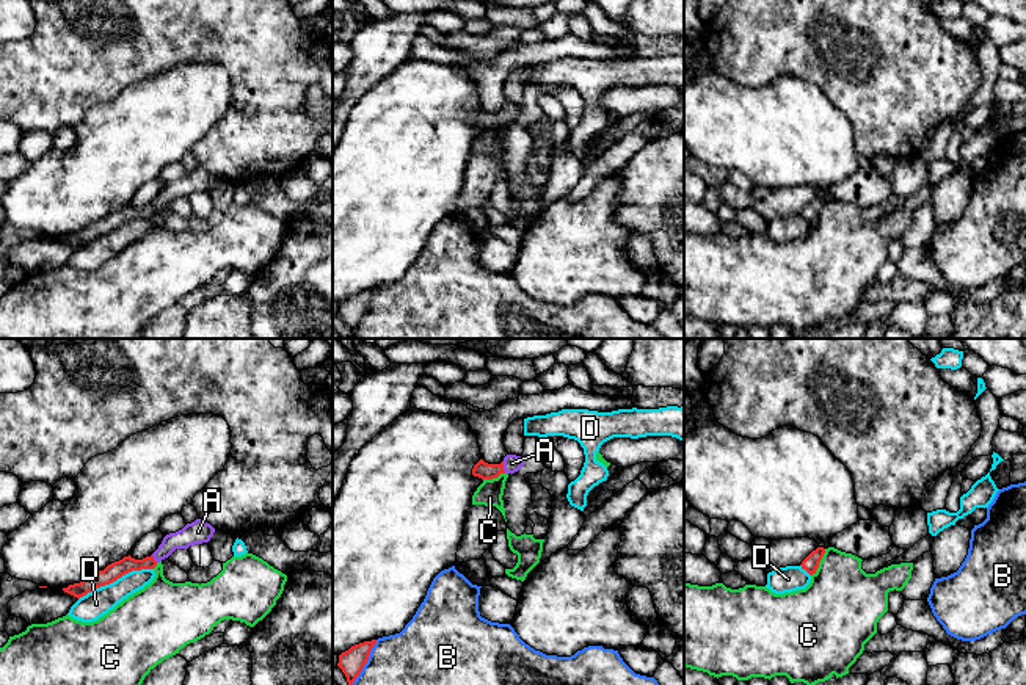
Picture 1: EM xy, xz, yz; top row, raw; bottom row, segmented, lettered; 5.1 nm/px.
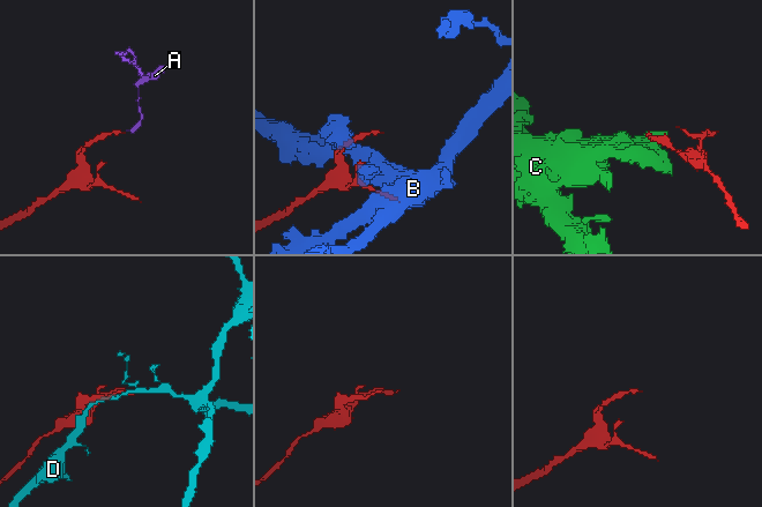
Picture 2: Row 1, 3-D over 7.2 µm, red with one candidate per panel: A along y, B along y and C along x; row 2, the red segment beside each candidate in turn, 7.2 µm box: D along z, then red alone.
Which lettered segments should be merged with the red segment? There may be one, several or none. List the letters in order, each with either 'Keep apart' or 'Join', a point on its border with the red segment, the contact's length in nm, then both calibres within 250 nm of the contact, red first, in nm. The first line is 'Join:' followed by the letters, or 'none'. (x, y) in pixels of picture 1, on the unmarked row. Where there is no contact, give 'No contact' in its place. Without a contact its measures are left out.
Join: A
A: Join. Touches red at xz (502, 116). Shared border 70 nm. Thickness 90 nm (red) against 90 nm
B: Keep apart. Touches red at xz (364, 312). Shared border 300 nm. Thickness 130 nm (red) against 480 nm
C: Keep apart. Touches red at yz (819, 210). Shared border 160 nm. Thickness 80 nm (red) against 400 nm
D: Keep apart. Touches red at xy (115, 229). Shared border 420 nm. Thickness 90 nm (red) against 140 nm

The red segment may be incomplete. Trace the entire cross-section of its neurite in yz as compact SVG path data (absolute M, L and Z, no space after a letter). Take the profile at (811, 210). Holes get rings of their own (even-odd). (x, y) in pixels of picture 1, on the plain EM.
M817 196L813 199L803 210L802 210L802 218L805 218L810 224L816 223L819 212L825 202L824 196Z

